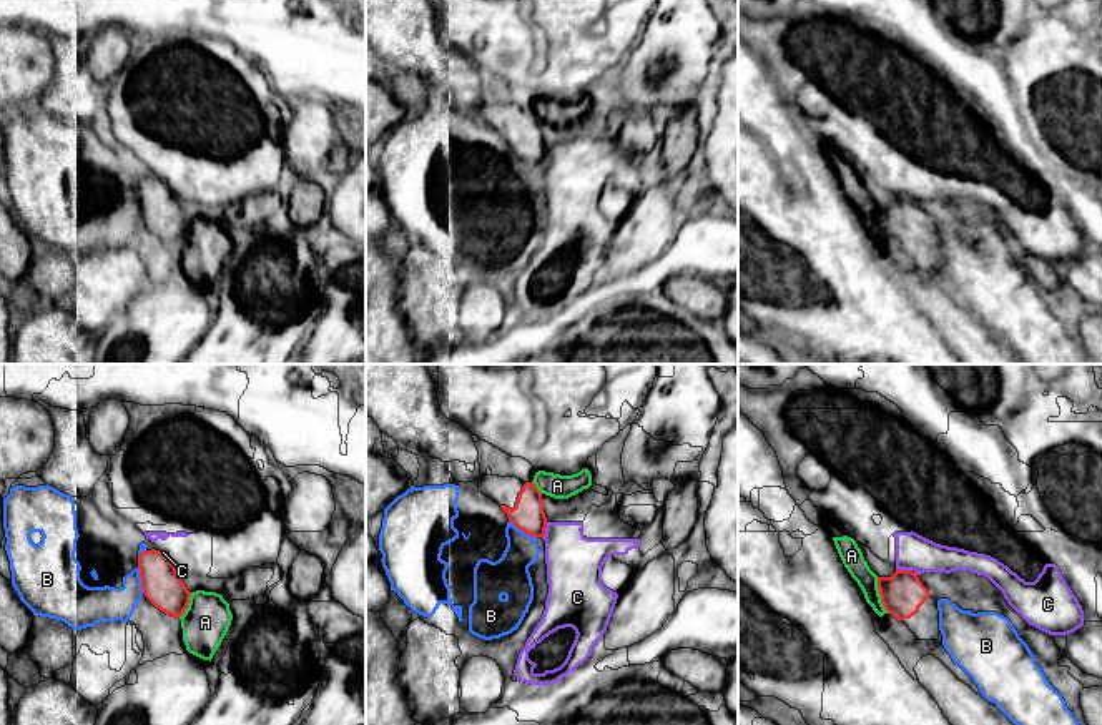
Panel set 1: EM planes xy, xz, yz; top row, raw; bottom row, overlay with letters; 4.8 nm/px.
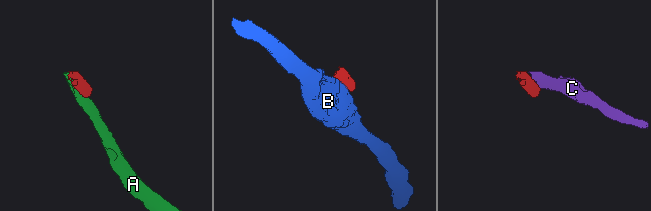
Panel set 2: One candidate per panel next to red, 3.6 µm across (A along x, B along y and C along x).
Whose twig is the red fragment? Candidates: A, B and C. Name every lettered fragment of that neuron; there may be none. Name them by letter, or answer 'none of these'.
none of these

